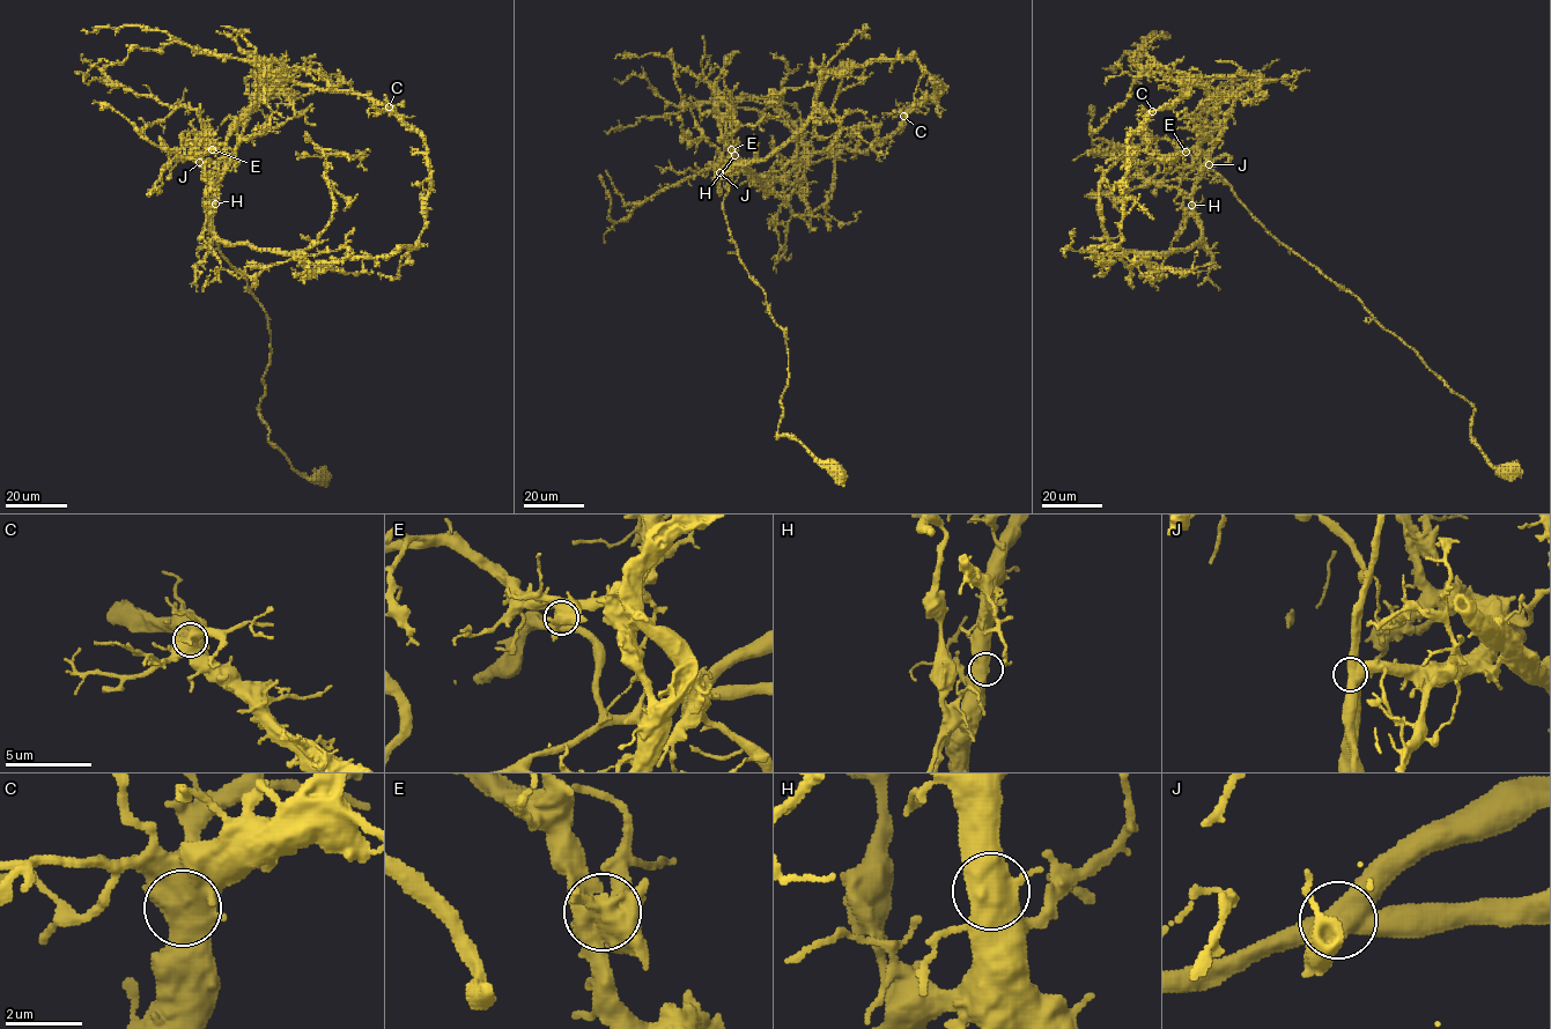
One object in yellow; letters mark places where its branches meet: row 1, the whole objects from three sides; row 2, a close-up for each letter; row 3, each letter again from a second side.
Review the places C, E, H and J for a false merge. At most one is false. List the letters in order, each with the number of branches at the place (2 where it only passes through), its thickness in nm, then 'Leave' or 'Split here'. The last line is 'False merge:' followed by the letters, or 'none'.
C: Branches: 3. Thickness 550 nm. Leave
E: Branches: 3. Thickness 550 nm. Split here
H: Branches: 3. Thickness 550 nm. Leave
J: Branches: 3. Thickness 500 nm. Leave
False merge: E

